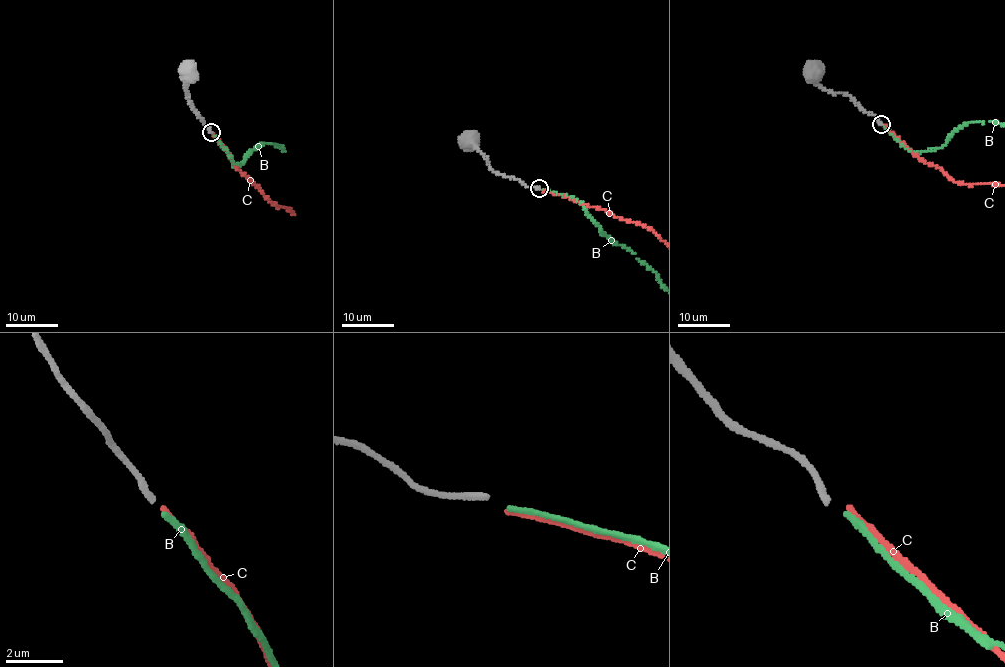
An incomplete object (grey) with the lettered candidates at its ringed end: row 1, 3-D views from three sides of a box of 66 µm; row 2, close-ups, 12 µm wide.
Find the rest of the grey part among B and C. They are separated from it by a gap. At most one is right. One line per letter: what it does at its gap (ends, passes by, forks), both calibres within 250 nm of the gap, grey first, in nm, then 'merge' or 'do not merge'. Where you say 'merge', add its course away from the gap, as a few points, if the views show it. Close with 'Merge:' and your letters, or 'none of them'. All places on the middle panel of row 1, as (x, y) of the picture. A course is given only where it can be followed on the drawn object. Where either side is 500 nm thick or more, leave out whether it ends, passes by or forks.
B: it ends there; 240 nm thick on the grey side, 200 nm on the other; do not merge
C: it ends there; 240 nm thick on the grey side, 150 nm on the other; do not merge
Merge: none of them

